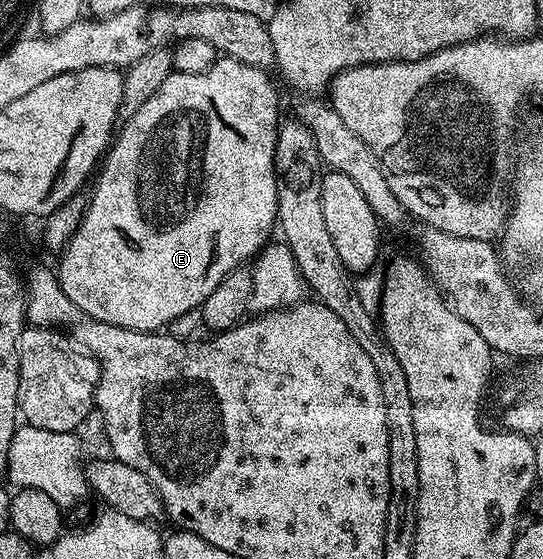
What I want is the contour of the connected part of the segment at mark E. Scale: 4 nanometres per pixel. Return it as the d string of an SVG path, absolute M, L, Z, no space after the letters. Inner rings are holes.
M219 58L203 74L173 71L167 82L163 82L163 86L159 86L159 90L155 90L155 94L151 94L151 98L147 98L147 102L143 102L143 106L139 106L139 110L135 110L135 114L124 121L125 125L120 125L96 173L95 183L92 185L93 197L88 197L85 217L81 219L76 234L60 253L61 265L56 265L55 268L57 280L63 286L63 294L67 294L67 298L71 298L71 302L75 302L79 310L83 310L93 320L107 322L111 326L123 326L136 332L159 332L168 329L173 320L179 318L179 314L198 311L211 290L215 290L215 286L219 286L223 278L231 274L231 270L242 267L261 252L272 237L269 235L272 232L274 235L277 222L275 144L277 125L283 116L277 105L277 88L269 76L272 75L264 68L247 66L247 62L228 58Z

